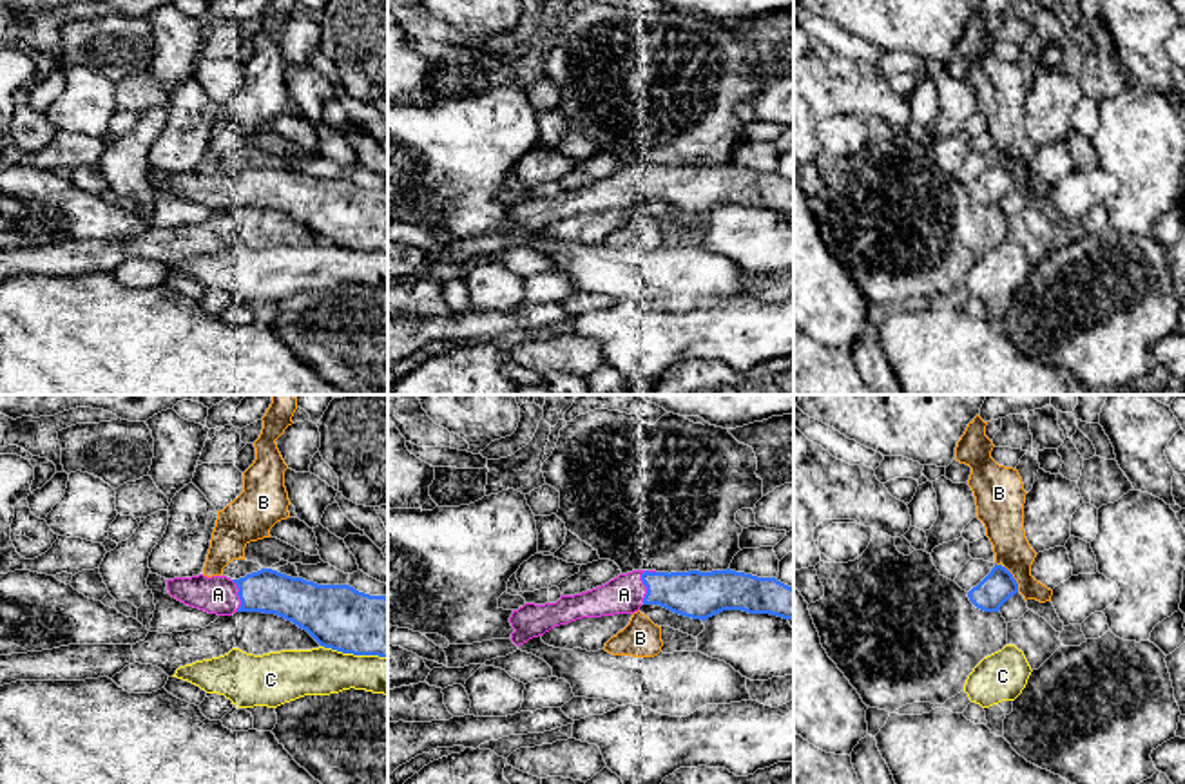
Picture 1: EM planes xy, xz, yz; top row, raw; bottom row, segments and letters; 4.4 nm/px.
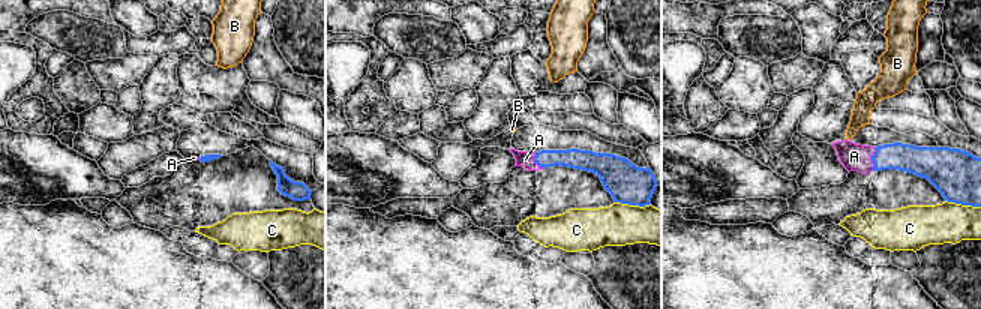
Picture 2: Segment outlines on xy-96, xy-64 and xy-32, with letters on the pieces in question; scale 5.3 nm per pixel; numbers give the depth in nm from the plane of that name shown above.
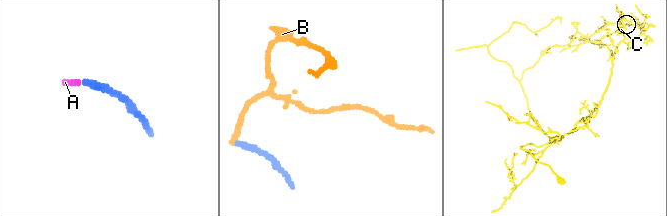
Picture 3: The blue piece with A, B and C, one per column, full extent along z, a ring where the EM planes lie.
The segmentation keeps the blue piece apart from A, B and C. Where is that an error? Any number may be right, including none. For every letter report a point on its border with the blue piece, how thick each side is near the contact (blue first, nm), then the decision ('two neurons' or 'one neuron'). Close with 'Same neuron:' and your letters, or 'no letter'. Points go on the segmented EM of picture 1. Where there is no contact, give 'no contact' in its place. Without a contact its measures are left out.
A: meets blue in xz at (642, 580); 220 nm thick on the blue side, 170 nm on the other; one neuron
B: meets blue in yz at (1013, 578); 150 nm thick on the blue side, 180 nm on the other; two neurons
C: meets blue in xy at (354, 654); 280 nm thick on the blue side, 220 nm on the other; two neurons
Same neuron: A

